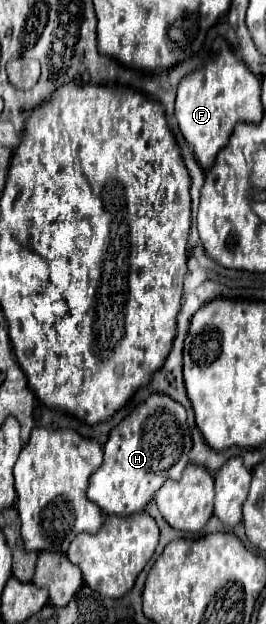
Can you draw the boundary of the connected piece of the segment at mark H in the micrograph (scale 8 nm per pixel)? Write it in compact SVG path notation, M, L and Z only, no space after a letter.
M152 394L110 432L108 442L104 444L104 464L90 478L88 498L96 502L104 514L130 516L142 512L166 480L178 480L182 476L182 470L188 466L190 448L192 438L186 422L186 410L166 394Z

